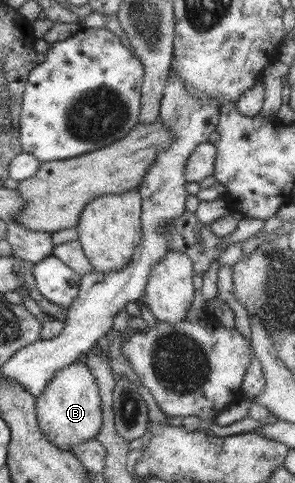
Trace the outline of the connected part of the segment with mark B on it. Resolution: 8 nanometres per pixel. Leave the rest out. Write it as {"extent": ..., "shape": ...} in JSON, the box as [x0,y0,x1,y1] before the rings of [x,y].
{"extent":[36,360,101,450],"shape":[[[78,360],[61,367],[36,397],[36,411],[40,431],[61,450],[94,438],[101,427],[101,396],[90,367]]]}

